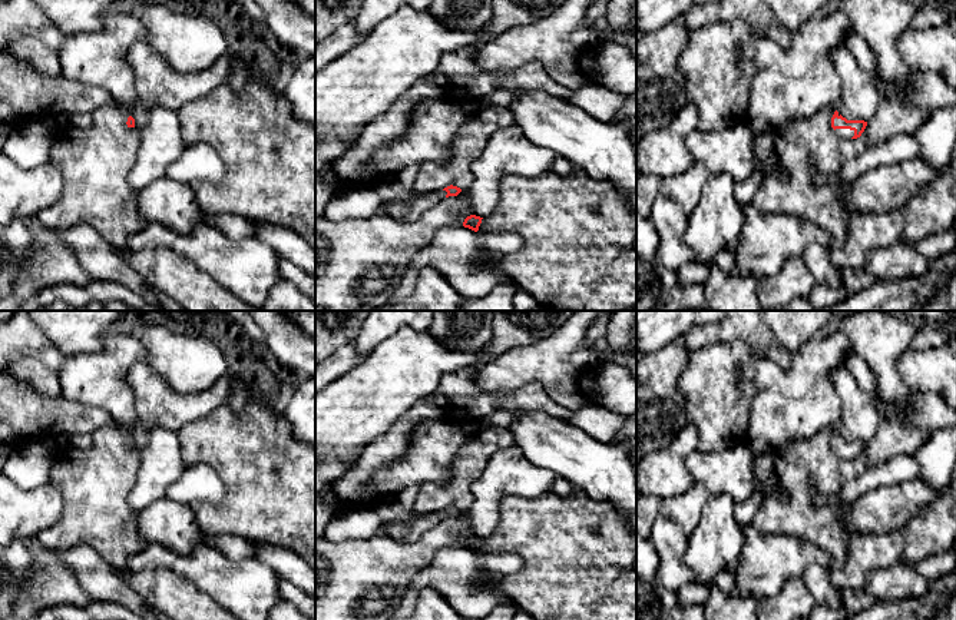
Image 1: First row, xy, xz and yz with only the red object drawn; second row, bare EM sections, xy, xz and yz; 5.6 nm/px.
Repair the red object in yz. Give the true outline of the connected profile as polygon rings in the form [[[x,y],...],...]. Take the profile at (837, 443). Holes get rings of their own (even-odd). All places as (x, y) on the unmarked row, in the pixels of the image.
[[[836,422],[833,425],[836,430],[833,438],[831,438],[831,448],[834,452],[841,457],[843,460],[857,460],[864,452],[867,442],[864,441],[847,441],[838,434],[840,424]]]

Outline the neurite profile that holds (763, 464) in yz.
[[[773,452],[754,455],[754,474],[761,483],[775,475]]]

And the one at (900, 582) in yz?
[[[902,561],[887,568],[876,568],[866,577],[864,591],[874,603],[920,600],[927,593],[929,583],[916,567]]]

